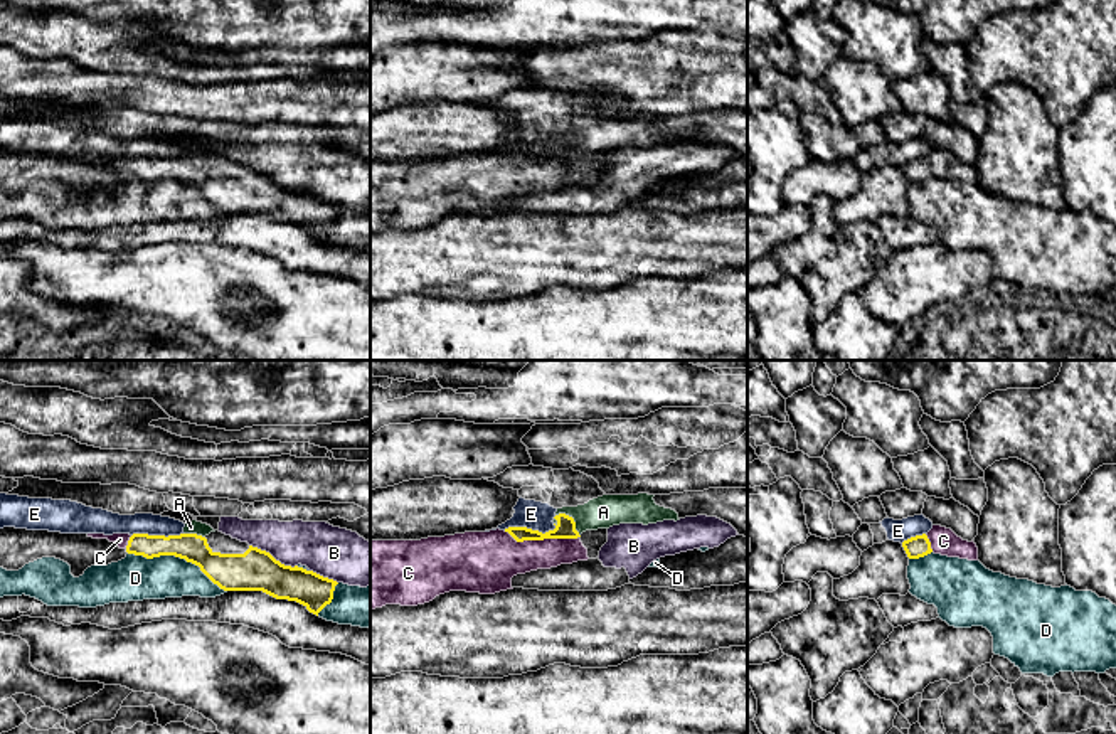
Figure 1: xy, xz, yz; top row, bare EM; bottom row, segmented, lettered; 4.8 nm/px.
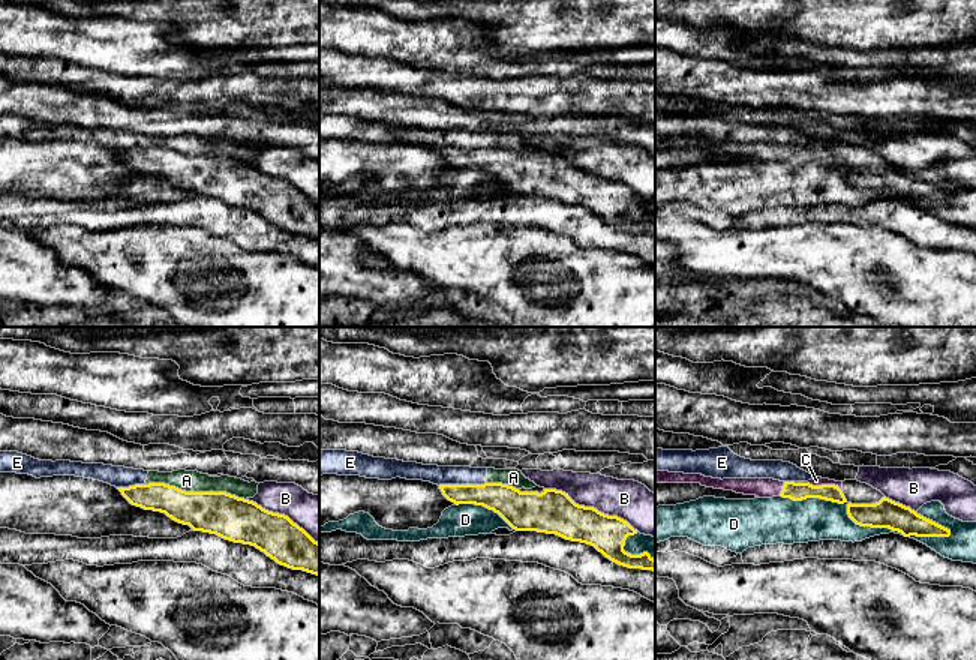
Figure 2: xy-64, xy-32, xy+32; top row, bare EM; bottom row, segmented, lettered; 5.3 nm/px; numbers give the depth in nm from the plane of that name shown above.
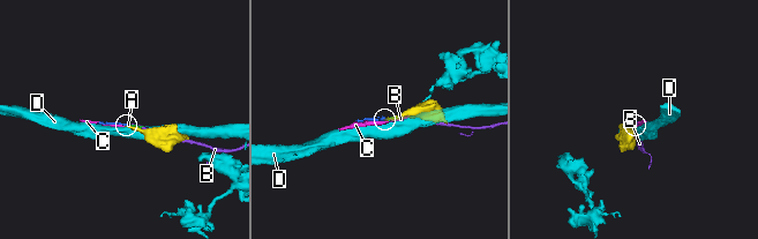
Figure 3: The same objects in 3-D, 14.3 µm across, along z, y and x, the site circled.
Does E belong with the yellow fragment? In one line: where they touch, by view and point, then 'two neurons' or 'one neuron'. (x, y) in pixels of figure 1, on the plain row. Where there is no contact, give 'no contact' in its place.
contact xz (529, 152); two neurons

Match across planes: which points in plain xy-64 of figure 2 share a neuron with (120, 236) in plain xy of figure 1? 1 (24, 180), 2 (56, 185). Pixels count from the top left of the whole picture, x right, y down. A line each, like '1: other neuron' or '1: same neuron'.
1: other neuron
2: other neuron

